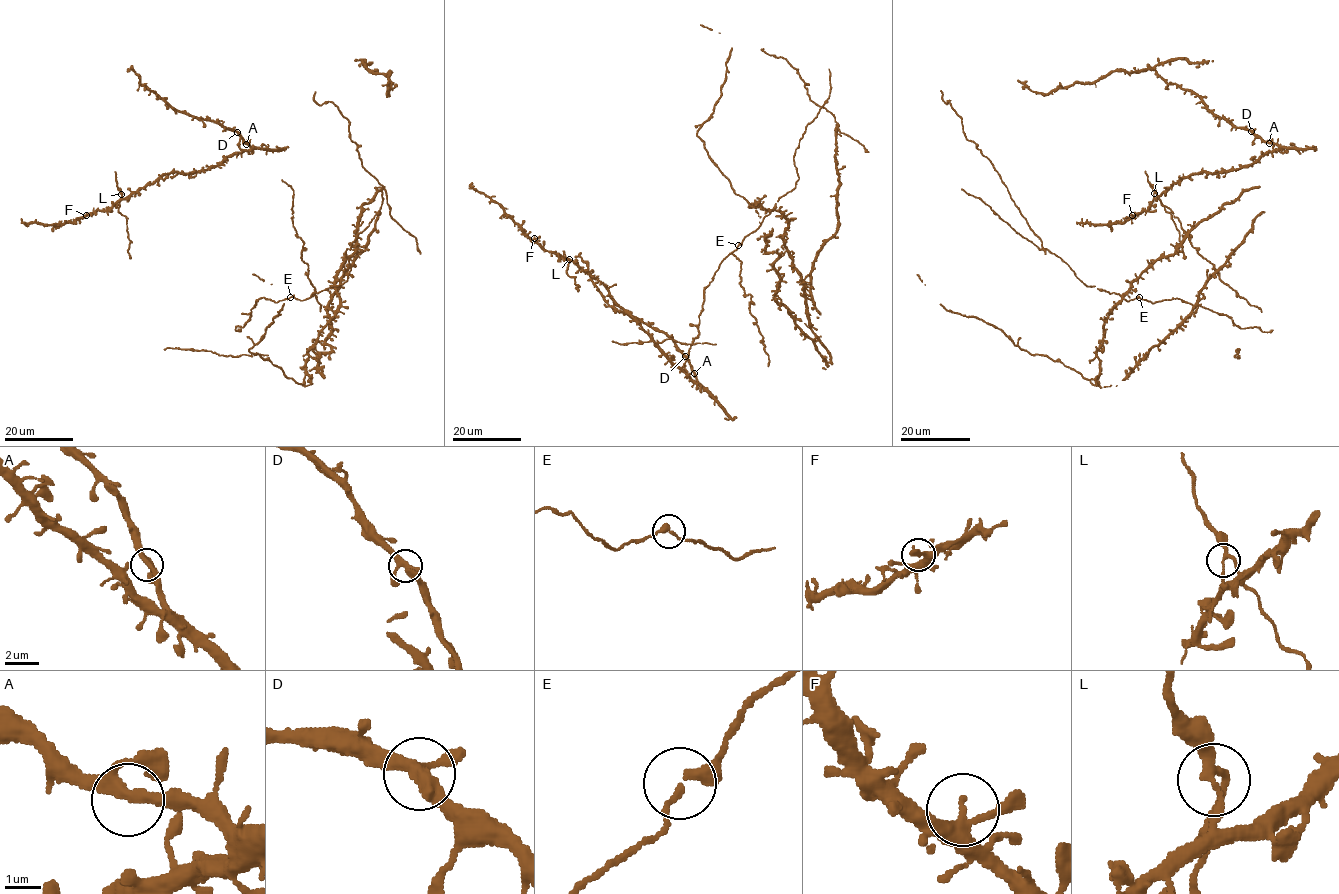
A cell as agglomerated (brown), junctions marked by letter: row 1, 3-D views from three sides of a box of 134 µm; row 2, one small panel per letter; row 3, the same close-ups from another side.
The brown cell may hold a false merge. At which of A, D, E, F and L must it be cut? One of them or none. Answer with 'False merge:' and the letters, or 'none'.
False merge: L

